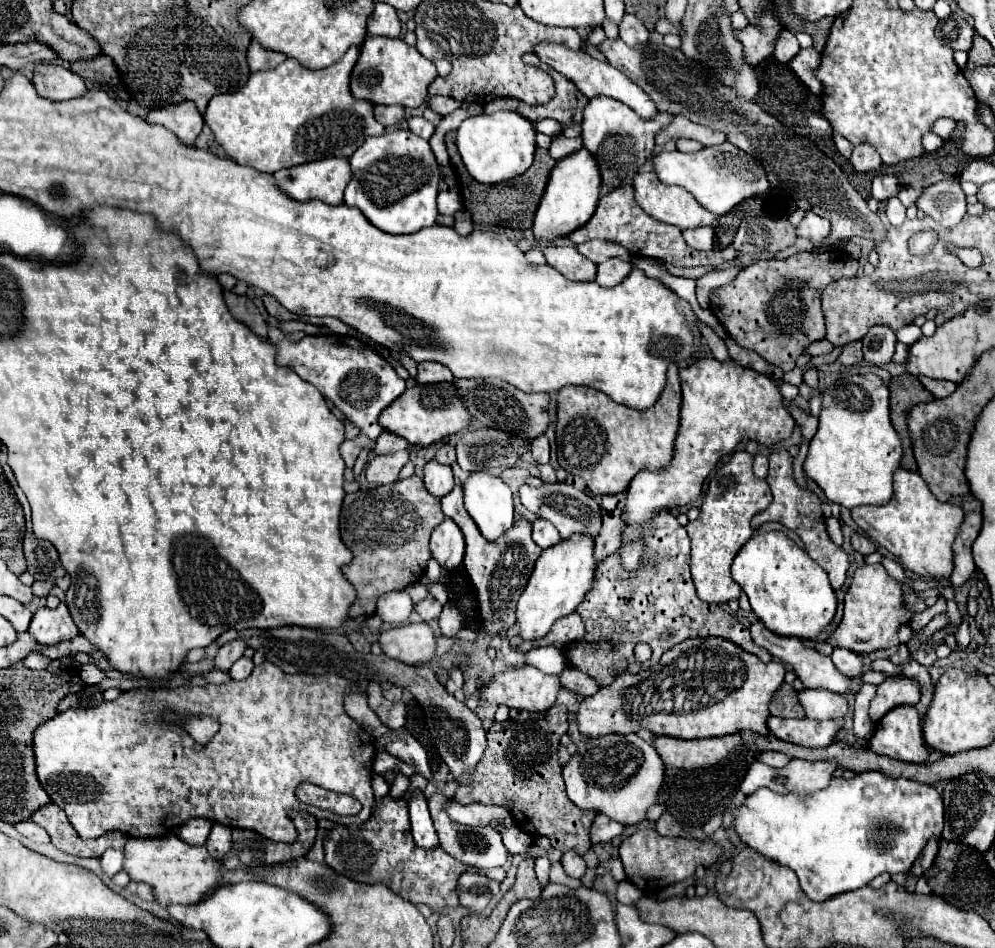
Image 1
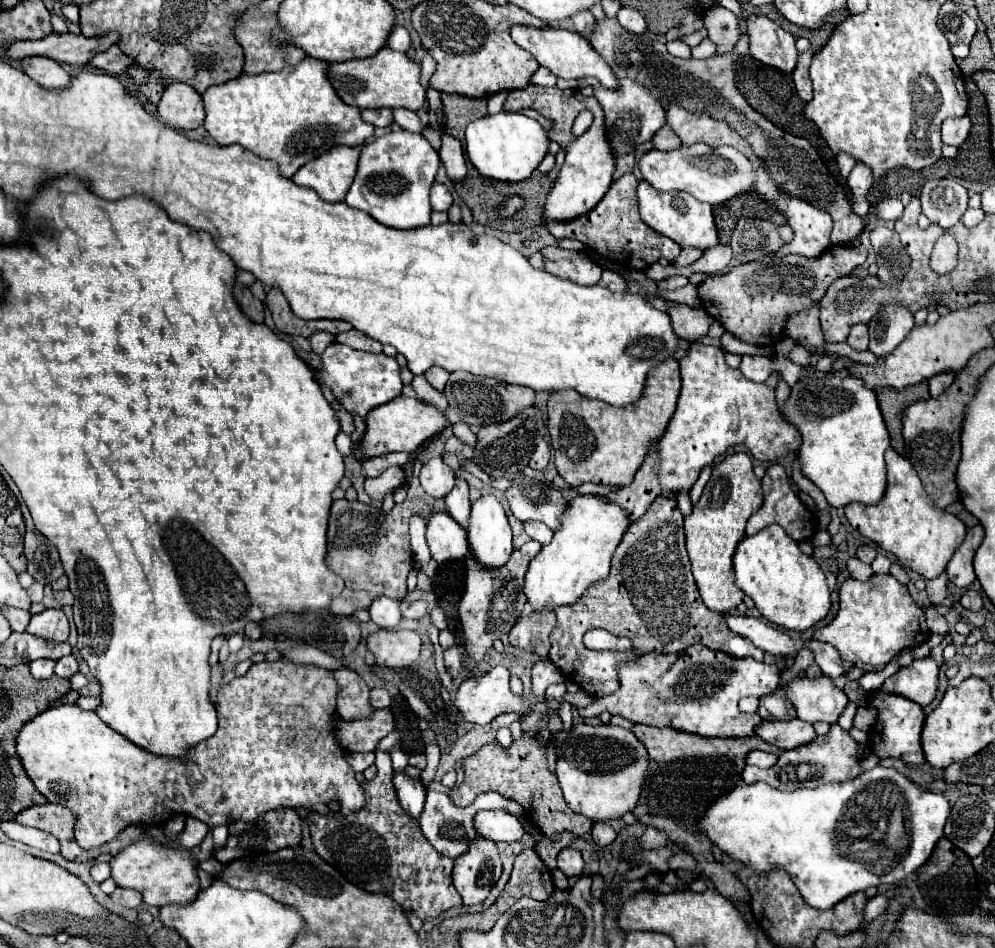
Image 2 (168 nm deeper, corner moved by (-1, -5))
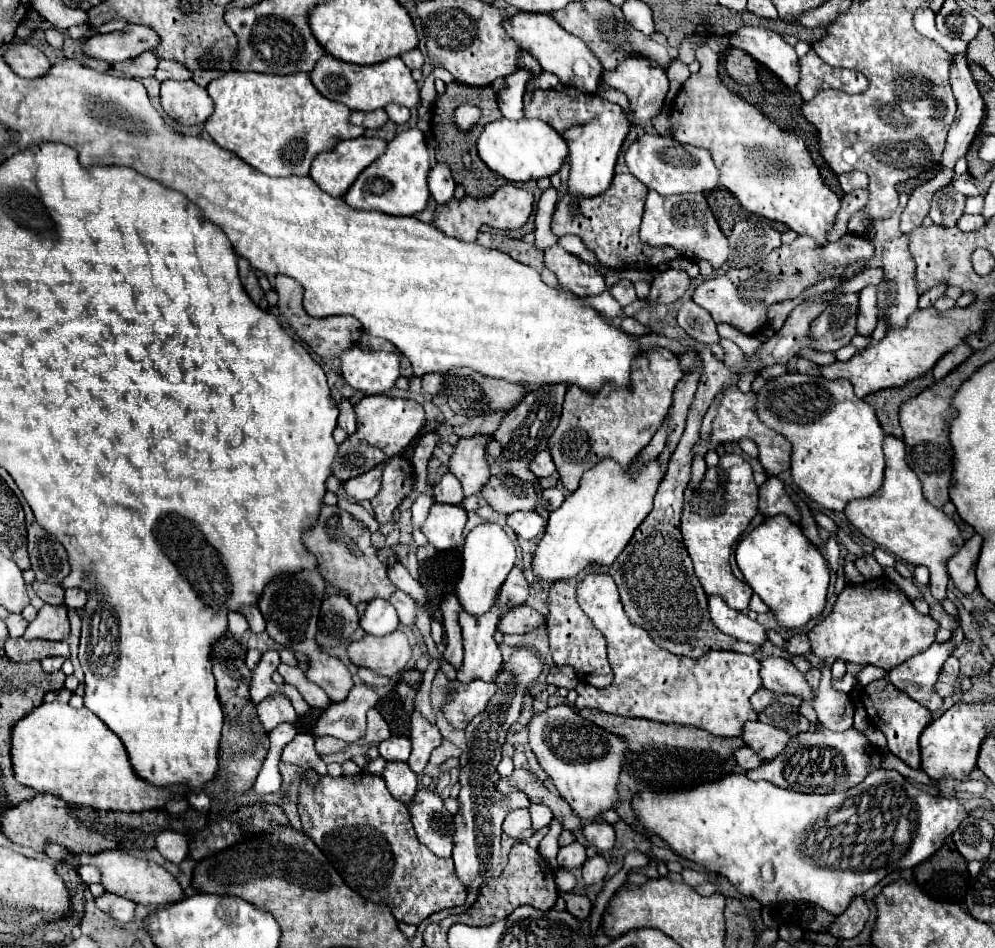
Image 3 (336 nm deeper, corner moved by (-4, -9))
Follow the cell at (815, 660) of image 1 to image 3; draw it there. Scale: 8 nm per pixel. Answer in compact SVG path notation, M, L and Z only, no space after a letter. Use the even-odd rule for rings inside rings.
M716 595L714 597L708 597L708 609L710 609L710 617L712 617L714 625L722 633L726 633L726 635L730 635L730 637L734 637L738 641L754 643L758 647L768 641L766 627L762 627L758 621L750 619L746 613L736 611L736 609L730 609Z

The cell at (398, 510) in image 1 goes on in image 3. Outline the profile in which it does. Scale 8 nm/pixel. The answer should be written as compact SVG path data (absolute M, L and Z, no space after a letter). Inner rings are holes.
M324 505L318 523L304 535L304 545L316 555L322 577L344 593L350 603L370 603L376 597L388 599L396 585L388 579L388 565L378 559L378 549L370 543L370 529L340 507Z

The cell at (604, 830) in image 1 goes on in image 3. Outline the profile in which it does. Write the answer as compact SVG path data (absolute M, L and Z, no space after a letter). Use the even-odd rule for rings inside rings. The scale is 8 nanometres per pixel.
M592 821L584 825L584 837L590 845L594 845L598 851L610 851L616 841L616 833L610 823L606 821Z

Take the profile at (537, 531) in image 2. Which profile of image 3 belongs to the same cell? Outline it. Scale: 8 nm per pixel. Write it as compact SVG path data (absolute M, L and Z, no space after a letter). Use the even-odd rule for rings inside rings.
M516 511L508 515L508 525L522 539L536 539L546 529L546 521L538 513L532 513L532 511Z

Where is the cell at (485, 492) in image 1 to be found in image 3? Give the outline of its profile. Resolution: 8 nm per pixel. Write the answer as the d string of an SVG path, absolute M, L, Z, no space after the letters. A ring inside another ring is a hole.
M484 521L466 535L466 543L462 549L462 577L456 585L456 597L470 615L482 615L492 607L498 589L514 567L514 559L516 547L498 523Z

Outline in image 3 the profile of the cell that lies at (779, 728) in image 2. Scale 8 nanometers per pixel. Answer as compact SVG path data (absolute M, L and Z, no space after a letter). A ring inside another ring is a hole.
M754 721L754 723L746 723L742 729L742 739L746 741L748 747L752 747L762 759L770 761L776 755L780 755L784 751L784 747L790 743L790 735L786 735L786 731L776 729L772 725Z

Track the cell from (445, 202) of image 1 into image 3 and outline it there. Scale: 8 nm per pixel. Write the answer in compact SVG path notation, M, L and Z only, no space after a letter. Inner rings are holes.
M438 163L436 167L432 167L430 175L428 175L428 187L430 187L430 195L434 197L434 201L438 205L448 203L454 195L454 181L450 175L450 169L444 163Z

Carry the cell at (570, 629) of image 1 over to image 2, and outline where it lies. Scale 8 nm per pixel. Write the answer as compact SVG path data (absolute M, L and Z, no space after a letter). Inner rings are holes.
M531 611L529 615L519 615L513 629L509 631L509 641L513 647L523 651L533 651L539 657L547 657L549 633L555 627L553 611Z

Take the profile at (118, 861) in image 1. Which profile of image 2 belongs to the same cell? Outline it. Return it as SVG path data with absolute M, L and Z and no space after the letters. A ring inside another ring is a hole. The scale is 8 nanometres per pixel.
M101 861L101 863L95 863L95 865L91 867L91 877L93 877L93 881L97 881L97 883L101 883L101 881L109 879L109 877L111 877L109 863L105 863L105 861Z

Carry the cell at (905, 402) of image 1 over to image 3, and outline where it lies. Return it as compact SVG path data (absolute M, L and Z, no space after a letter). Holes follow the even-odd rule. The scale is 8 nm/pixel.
M926 373L924 377L914 379L906 387L886 389L886 391L876 391L874 395L866 395L864 401L872 403L882 429L888 435L894 435L896 439L902 439L902 429L898 425L898 409L900 409L900 405L914 399L914 395L922 393L924 387L930 387L932 383L934 383L934 377L930 373Z

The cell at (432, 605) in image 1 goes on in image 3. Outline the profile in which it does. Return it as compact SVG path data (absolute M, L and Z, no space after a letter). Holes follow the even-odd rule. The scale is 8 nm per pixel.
M396 591L396 595L390 597L390 603L398 611L400 623L404 623L404 625L412 625L414 623L414 619L416 619L416 605L404 591Z

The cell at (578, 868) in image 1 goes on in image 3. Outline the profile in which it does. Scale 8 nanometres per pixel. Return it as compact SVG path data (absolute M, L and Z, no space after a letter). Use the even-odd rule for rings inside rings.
M578 841L572 843L572 845L566 845L566 847L562 847L558 851L558 865L562 869L572 871L576 867L582 867L584 861L586 861L586 851L584 851L584 847Z

